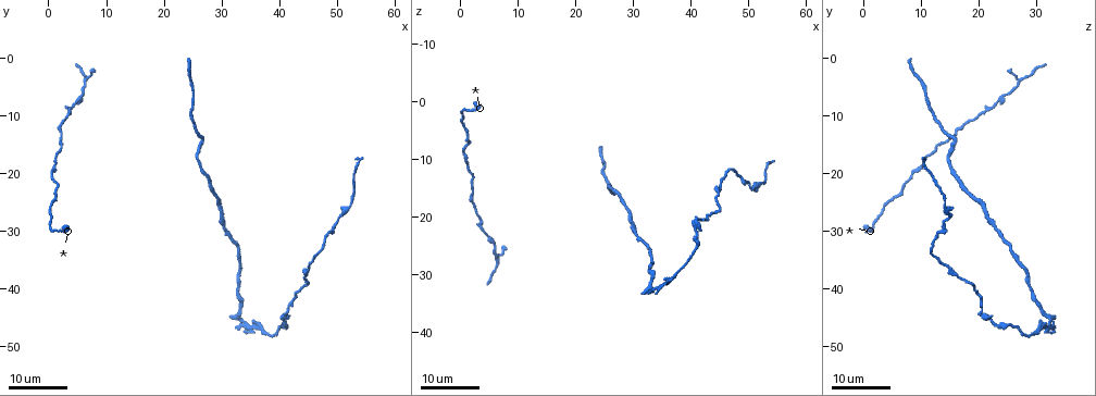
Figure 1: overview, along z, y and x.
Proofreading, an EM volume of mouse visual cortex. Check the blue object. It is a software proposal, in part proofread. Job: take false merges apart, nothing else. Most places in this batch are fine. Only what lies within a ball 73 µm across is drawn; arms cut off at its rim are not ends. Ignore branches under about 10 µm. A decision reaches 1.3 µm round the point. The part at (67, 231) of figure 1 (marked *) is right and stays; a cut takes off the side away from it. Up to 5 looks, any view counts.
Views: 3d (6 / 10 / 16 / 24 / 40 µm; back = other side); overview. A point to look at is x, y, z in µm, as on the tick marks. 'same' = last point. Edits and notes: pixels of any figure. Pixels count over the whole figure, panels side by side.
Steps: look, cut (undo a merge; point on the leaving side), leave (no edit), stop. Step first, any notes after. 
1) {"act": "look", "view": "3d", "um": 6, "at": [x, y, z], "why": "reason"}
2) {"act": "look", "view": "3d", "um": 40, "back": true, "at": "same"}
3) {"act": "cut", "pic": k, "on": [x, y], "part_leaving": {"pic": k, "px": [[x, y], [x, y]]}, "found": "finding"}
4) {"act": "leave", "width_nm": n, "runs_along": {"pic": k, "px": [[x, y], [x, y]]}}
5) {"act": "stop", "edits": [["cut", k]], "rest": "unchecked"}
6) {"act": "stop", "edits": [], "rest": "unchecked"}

{"act": "look", "view": "3d", "um": 16, "at": [41.5, 44.5, 21.0], "why": "sudden change in width"}

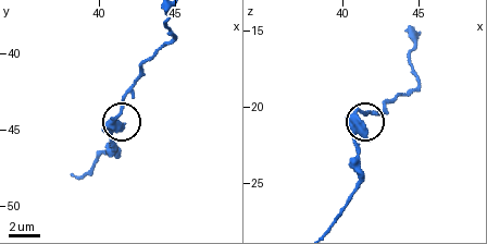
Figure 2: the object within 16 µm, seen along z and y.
{"act": "look", "view": "3d", "um": 10, "at": "same"}

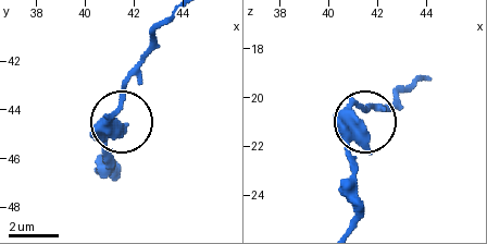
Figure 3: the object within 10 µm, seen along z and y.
{"act": "leave", "width_nm": 490, "found": "one neuron here"}

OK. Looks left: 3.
{"act": "look", "view": "3d", "um": 24, "at": [34.0, 46.0, 32.5], "why": "side arm on a straight run"}

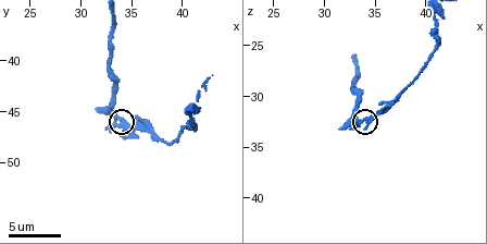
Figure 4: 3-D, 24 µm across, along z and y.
{"act": "look", "view": "3d", "um": 10, "at": [34.2, 45.6, 32.4], "why": "zoom in"}

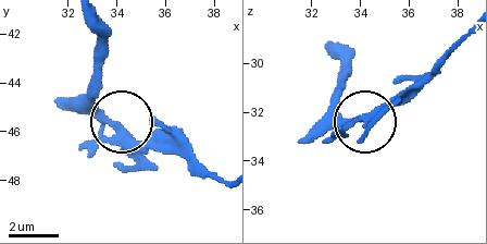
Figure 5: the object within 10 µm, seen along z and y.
{"act": "cut", "pic": 5, "on": [100, 119], "width_nm": 240, "part_leaving": {"pic": 5, "px": [[130, 144], [92, 96], [99, 21]]}, "found": "two neurons meet here"}

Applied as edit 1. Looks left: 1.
{"act": "stop", "edits": [["cut", 5]], "rest": "unchecked"}

